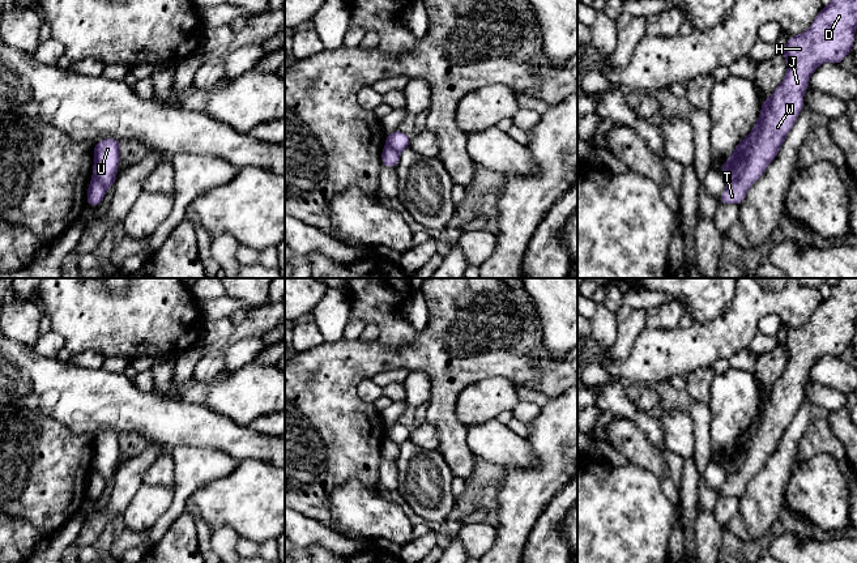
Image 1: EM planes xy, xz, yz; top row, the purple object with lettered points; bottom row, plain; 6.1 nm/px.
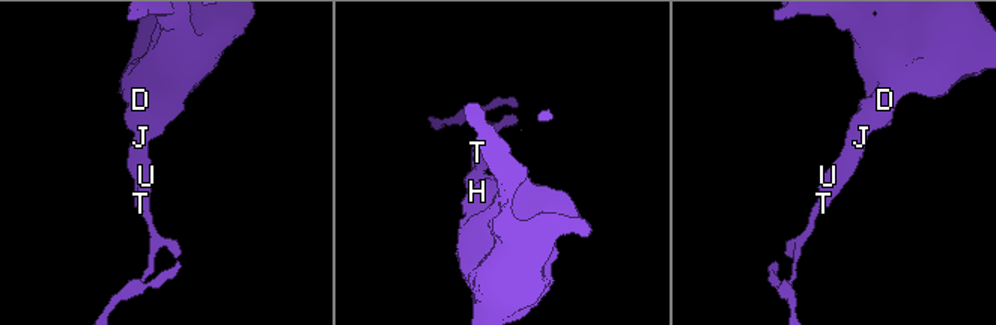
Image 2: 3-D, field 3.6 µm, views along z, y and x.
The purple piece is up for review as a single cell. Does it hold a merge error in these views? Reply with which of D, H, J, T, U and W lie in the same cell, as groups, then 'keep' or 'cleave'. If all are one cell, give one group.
D H J T W / U | cleave

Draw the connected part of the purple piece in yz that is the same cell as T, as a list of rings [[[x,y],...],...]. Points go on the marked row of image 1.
[[[831,0],[807,31],[788,39],[783,51],[788,61],[786,74],[771,97],[771,108],[743,174],[726,183],[720,204],[742,204],[750,187],[776,158],[805,106],[803,94],[810,76],[820,64],[840,64],[852,52],[856,27],[857,0]]]

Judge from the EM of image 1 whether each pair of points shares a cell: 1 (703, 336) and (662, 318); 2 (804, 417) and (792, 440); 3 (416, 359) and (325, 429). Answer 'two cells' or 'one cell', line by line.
1: two cells
2: one cell
3: one cell

